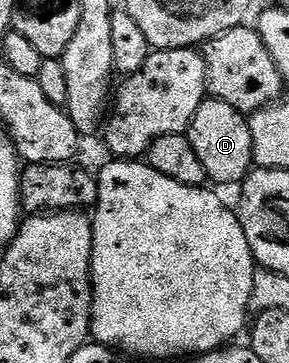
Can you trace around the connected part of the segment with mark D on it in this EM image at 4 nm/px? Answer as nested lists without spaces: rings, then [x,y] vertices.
[[[207,98],[200,110],[196,110],[196,118],[192,118],[188,135],[192,150],[196,150],[196,158],[200,158],[211,181],[238,186],[255,167],[250,121],[240,110],[228,106],[228,102]]]

